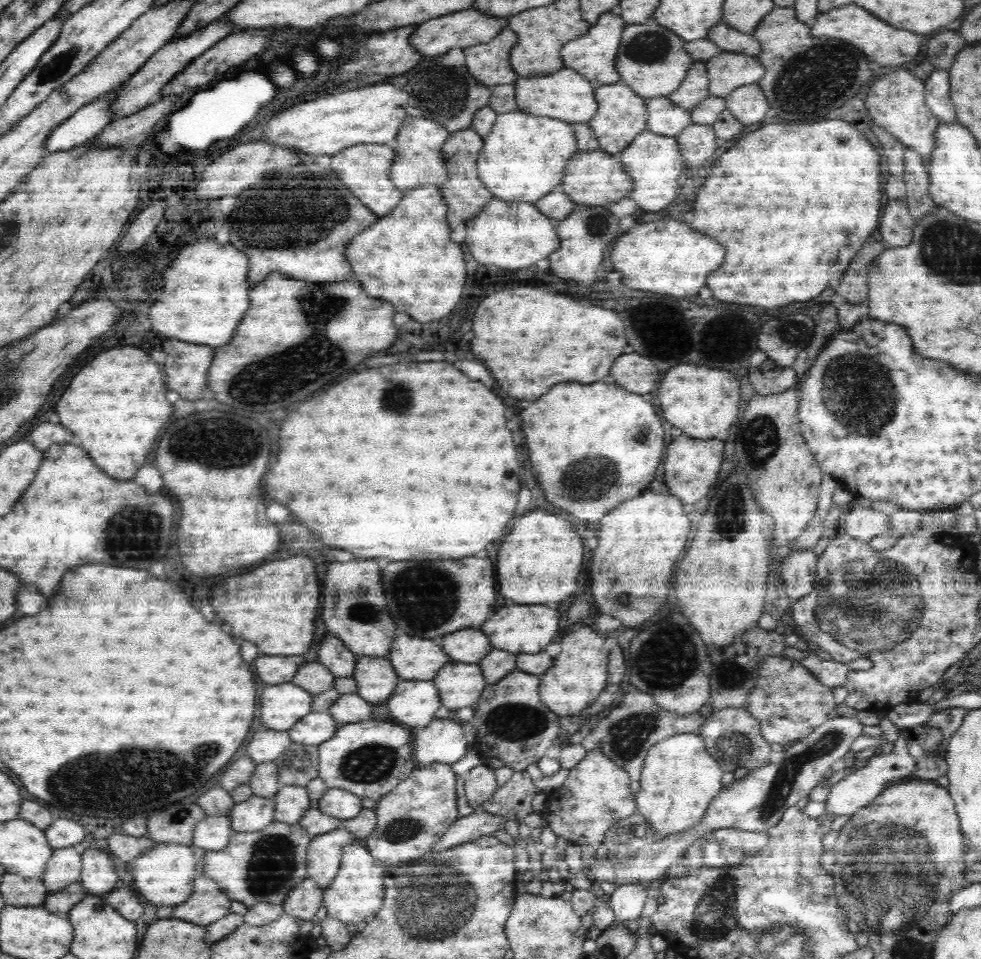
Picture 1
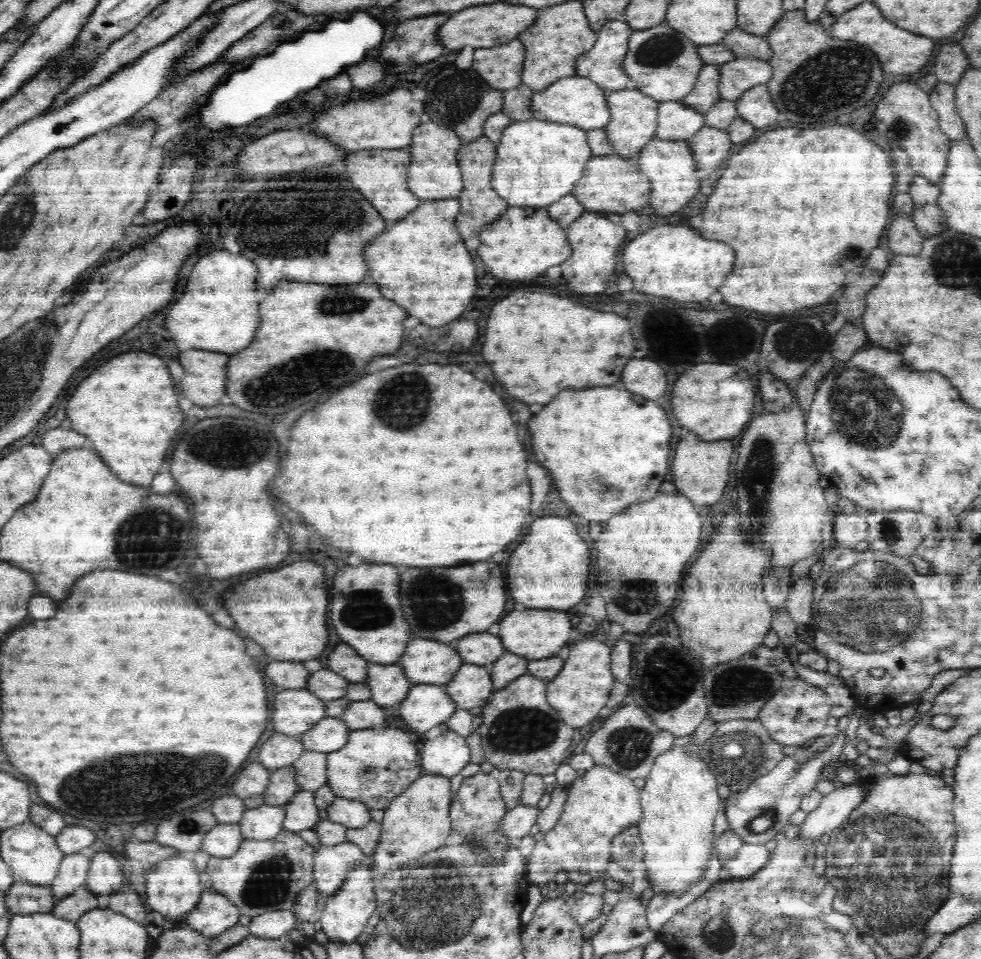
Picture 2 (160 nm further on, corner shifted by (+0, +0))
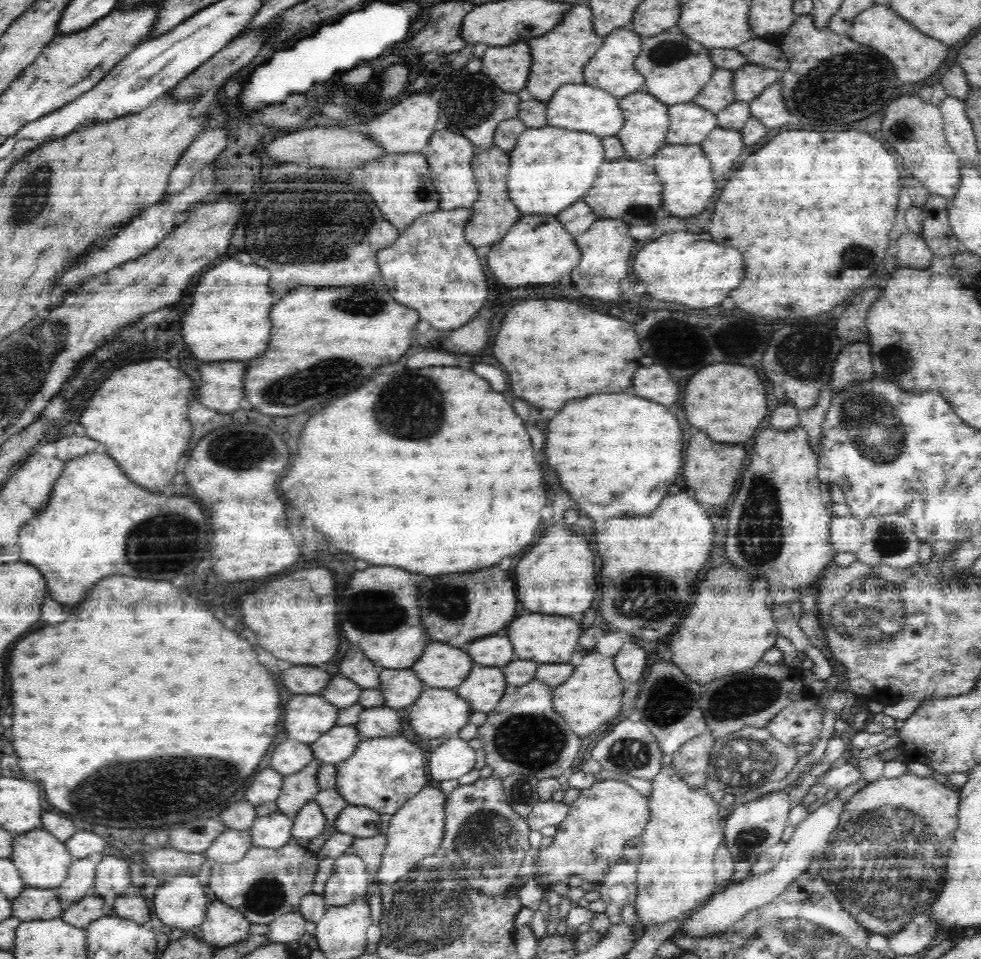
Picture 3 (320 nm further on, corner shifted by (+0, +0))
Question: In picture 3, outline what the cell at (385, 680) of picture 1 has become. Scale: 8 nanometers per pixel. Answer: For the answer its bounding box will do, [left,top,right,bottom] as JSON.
[378,668,425,710]

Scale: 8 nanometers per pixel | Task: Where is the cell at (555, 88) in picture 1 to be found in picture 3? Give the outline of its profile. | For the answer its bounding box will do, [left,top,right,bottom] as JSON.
[546,83,625,137]

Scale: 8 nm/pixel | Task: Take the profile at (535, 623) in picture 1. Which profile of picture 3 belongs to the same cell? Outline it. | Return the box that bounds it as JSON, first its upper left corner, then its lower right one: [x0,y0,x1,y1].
[508,614,582,663]

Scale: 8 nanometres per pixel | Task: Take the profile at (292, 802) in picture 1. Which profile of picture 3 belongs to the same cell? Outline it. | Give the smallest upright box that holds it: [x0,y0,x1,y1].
[292,801,326,843]

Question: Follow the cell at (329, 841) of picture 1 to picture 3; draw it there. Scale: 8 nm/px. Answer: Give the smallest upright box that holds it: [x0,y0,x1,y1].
[323,852,373,907]

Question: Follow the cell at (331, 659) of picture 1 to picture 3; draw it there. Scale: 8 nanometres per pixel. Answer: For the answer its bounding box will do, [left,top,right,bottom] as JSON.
[340,646,380,689]

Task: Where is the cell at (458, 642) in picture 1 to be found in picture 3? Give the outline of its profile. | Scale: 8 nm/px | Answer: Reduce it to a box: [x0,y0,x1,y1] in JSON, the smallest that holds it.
[465,636,514,667]

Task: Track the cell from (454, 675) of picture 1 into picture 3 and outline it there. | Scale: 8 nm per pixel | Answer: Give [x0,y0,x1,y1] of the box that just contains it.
[456,664,507,713]

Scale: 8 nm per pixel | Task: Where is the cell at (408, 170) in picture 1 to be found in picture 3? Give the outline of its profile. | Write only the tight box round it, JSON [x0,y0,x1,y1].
[421,128,478,210]

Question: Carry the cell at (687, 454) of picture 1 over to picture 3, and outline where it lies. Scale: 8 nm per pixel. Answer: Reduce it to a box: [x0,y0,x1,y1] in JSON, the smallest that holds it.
[684,432,746,504]

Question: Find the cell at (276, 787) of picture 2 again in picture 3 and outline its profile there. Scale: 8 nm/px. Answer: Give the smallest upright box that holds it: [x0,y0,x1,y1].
[276,758,322,818]

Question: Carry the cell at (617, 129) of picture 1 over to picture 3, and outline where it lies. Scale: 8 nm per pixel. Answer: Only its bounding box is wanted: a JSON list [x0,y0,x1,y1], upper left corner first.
[616,90,669,163]

